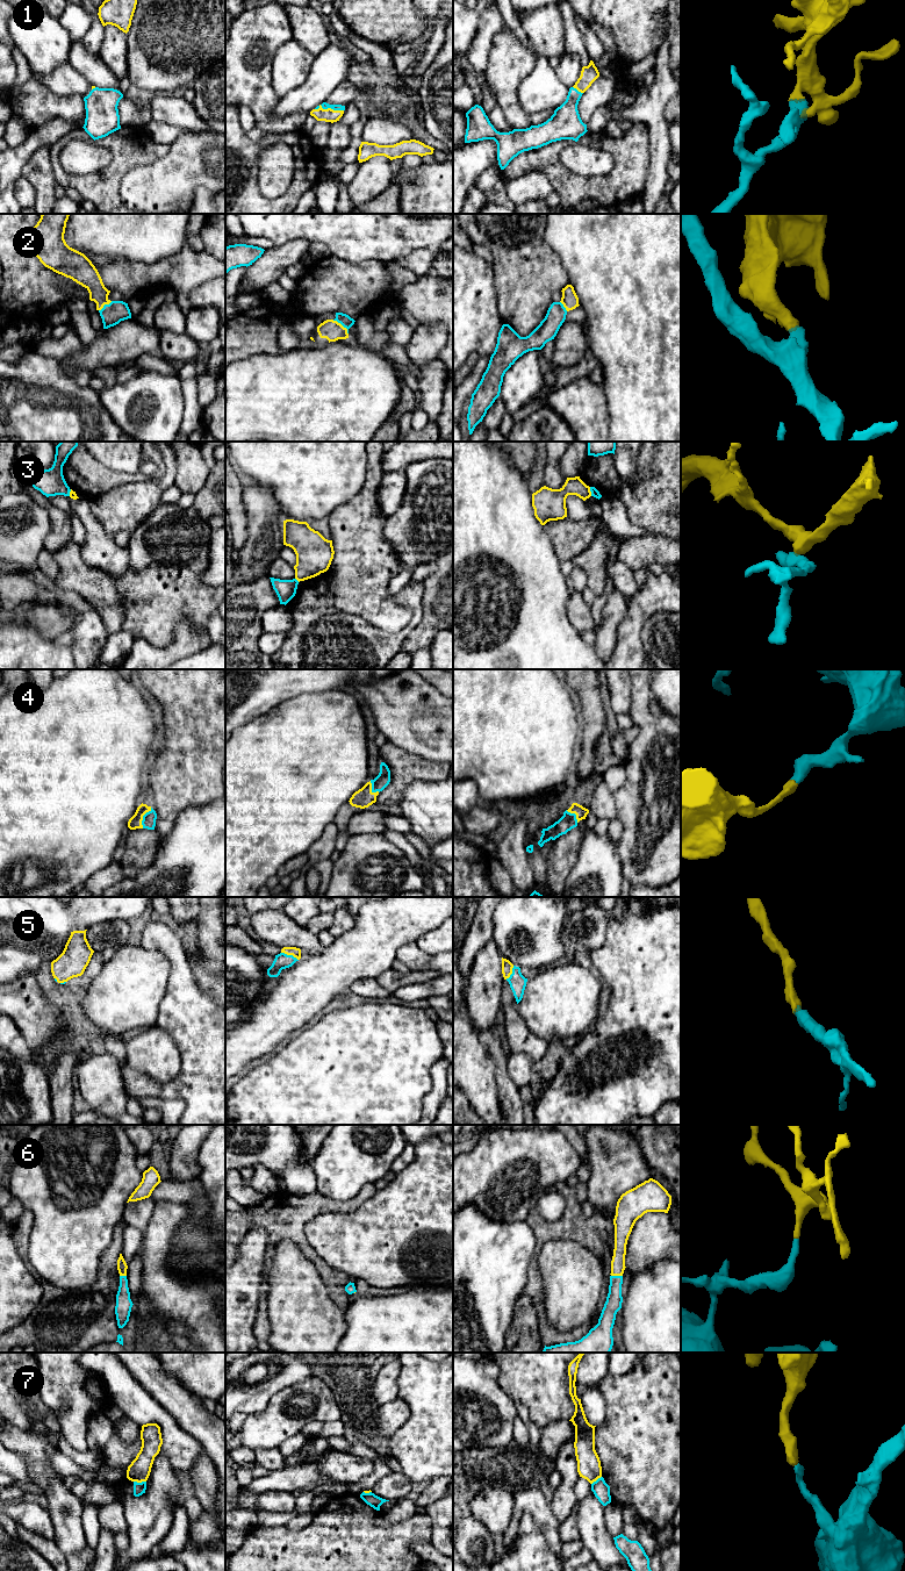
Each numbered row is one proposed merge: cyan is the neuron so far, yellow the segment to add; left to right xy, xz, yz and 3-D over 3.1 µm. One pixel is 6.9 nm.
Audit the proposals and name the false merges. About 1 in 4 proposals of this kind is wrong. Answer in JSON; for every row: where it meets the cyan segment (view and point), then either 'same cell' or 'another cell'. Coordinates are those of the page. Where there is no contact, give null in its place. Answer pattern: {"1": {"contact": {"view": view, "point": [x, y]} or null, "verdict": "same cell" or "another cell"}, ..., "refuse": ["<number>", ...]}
{"1": {"contact": {"view": "xz", "point": [329, 107]}, "verdict": "same cell"}, "2": {"contact": {"view": "xz", "point": [342, 324]}, "verdict": "same cell"}, "3": {"contact": {"view": "yz", "point": [590, 490]}, "verdict": "another cell"}, "4": {"contact": {"view": "xy", "point": [143, 818]}, "verdict": "same cell"}, "5": {"contact": {"view": "xz", "point": [289, 955]}, "verdict": "same cell"}, "6": {"contact": {"view": "yz", "point": [617, 1276]}, "verdict": "same cell"}, "7": {"contact": {"view": "xy", "point": [139, 1483]}, "verdict": "another cell"}, "refuse": ["3", "7"]}

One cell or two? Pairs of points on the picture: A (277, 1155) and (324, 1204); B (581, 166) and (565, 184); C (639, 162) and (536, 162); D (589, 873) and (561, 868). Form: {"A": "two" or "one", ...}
{"A": "two", "B": "two", "C": "one", "D": "two"}

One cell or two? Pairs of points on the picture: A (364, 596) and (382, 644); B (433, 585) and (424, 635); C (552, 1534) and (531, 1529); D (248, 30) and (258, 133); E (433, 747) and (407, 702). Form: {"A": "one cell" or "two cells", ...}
{"A": "two cells", "B": "one cell", "C": "two cells", "D": "two cells", "E": "one cell"}

